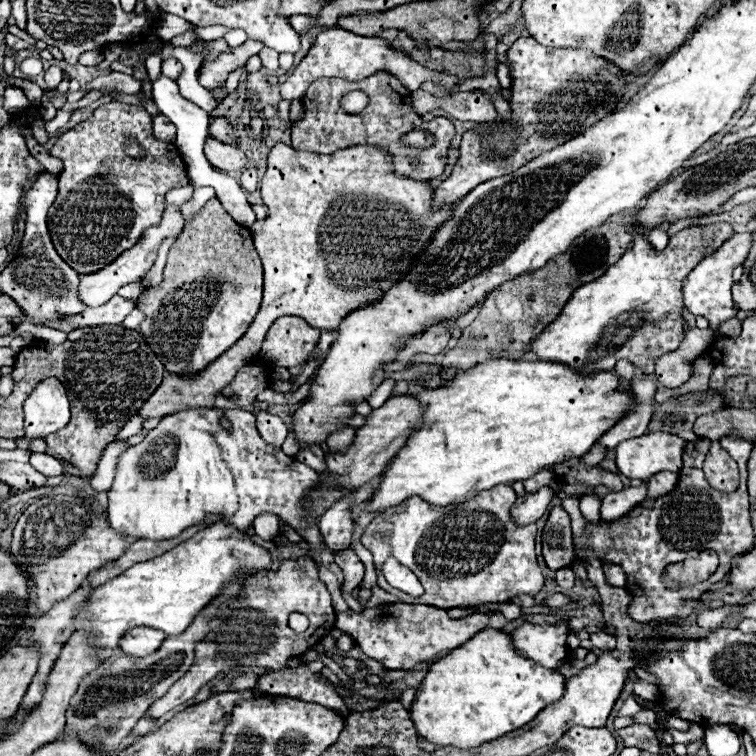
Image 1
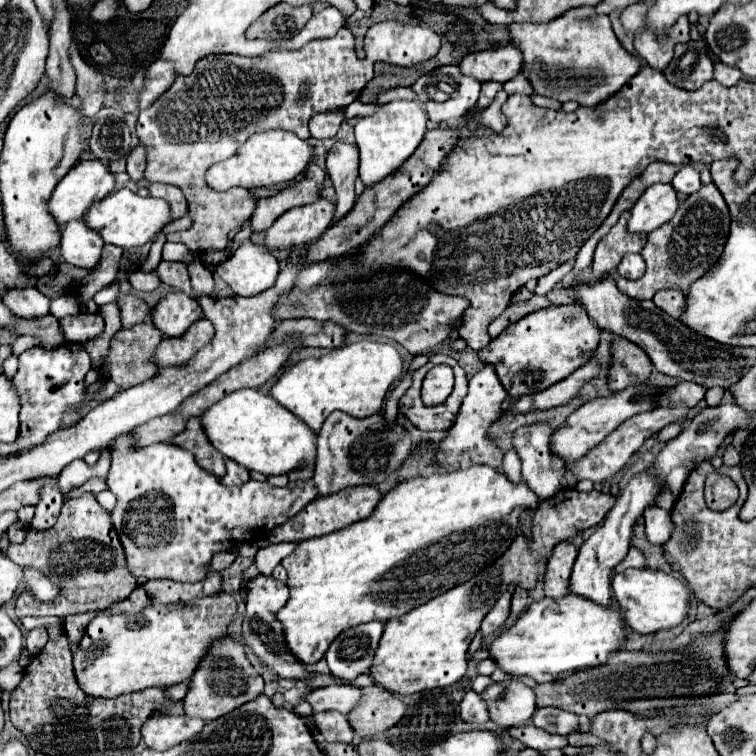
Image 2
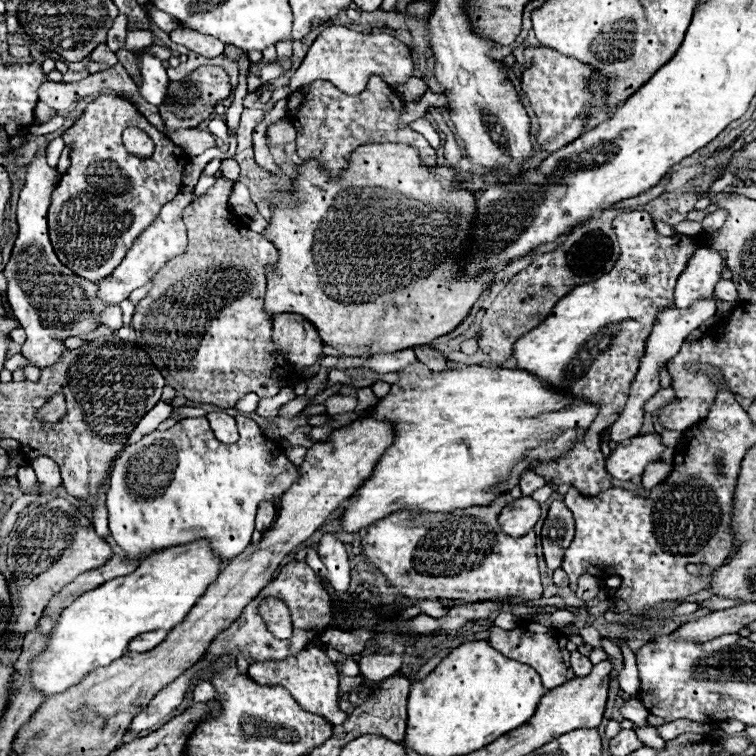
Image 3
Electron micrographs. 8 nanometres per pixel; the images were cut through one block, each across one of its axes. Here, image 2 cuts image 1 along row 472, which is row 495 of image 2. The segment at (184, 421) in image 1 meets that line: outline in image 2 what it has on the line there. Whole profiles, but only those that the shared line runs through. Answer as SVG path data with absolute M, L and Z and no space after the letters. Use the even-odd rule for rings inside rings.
M132 434L118 436L112 448L112 466L108 472L108 490L116 496L112 524L126 554L126 566L136 578L170 578L176 582L200 582L208 576L214 554L230 550L242 542L256 542L270 534L278 524L296 516L308 502L318 496L312 480L298 480L294 488L278 488L268 482L248 480L242 486L224 486L212 474L206 474L184 448L172 444L152 444L136 450Z

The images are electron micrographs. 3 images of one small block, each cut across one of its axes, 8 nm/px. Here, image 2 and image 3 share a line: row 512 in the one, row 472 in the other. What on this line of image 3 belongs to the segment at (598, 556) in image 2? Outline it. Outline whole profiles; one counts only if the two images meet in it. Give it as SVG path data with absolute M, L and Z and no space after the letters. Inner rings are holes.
M646 434L646 436L636 436L632 440L626 440L624 444L618 444L610 456L606 458L606 470L612 478L616 480L632 480L634 476L642 476L644 468L652 462L658 462L658 460L666 460L670 462L674 456L674 450L672 448L666 448L660 440L660 434Z

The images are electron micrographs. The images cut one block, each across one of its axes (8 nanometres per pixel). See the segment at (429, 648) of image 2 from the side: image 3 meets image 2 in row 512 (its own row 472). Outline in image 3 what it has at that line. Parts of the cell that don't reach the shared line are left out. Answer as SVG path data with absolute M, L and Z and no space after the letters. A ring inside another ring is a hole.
M644 210L622 212L612 220L612 226L620 244L620 258L614 268L600 276L600 280L582 284L564 296L544 322L516 340L512 354L516 370L526 370L548 386L600 408L600 414L588 426L580 444L574 444L560 458L538 462L532 468L548 484L570 484L586 496L612 488L612 478L606 472L604 456L600 452L600 434L622 414L624 406L616 406L616 402L628 400L654 318L662 308L672 306L674 284L680 272L696 246L706 246L708 240L706 232L696 236L660 236L654 228L654 220Z

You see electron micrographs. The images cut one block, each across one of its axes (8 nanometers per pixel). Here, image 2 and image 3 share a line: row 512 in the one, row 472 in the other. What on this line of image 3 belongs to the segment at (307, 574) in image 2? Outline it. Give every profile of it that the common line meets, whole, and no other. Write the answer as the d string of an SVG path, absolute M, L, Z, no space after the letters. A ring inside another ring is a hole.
M414 362L406 368L398 370L400 380L396 384L390 384L390 392L380 398L380 402L376 406L372 406L370 410L370 418L372 420L380 420L380 422L392 422L394 424L394 444L382 454L382 458L378 460L378 464L374 466L370 478L366 478L362 482L362 486L354 492L356 500L344 510L344 514L340 516L342 520L342 532L360 532L368 526L372 526L376 520L382 520L384 516L390 516L392 512L398 510L408 510L408 512L448 512L448 510L456 510L456 508L470 508L470 506L488 506L492 500L496 500L500 494L510 492L514 486L518 486L520 482L520 474L524 470L532 470L532 464L540 458L550 460L556 456L566 454L566 450L572 448L574 442L580 440L580 436L584 436L586 428L592 424L592 420L598 414L598 406L592 406L588 402L582 400L574 400L568 394L556 392L552 388L548 388L546 384L542 384L540 380L536 380L536 376L524 372L524 370L504 370L504 368L486 368L486 366L466 366L462 370L444 370L444 372L432 372L428 370L422 362Z

